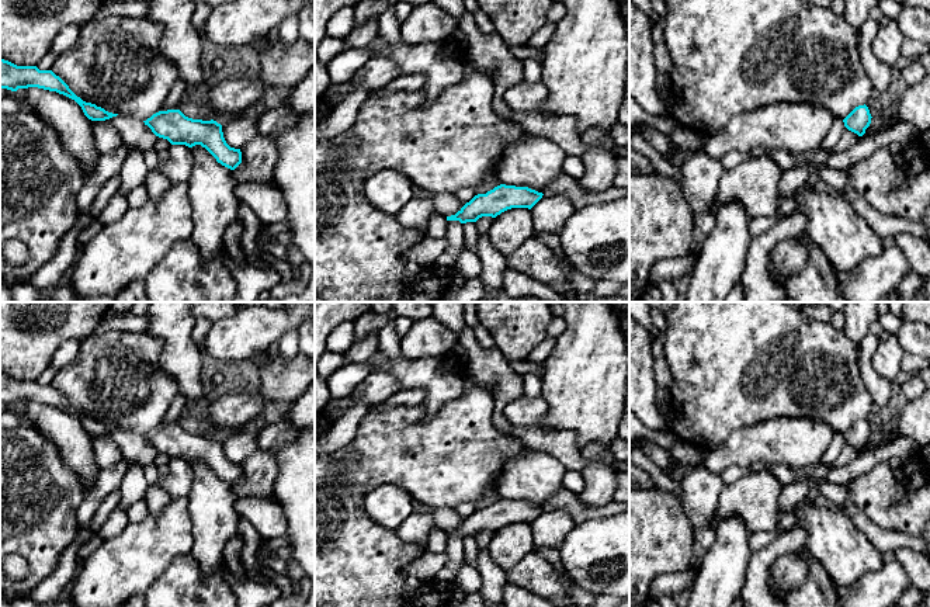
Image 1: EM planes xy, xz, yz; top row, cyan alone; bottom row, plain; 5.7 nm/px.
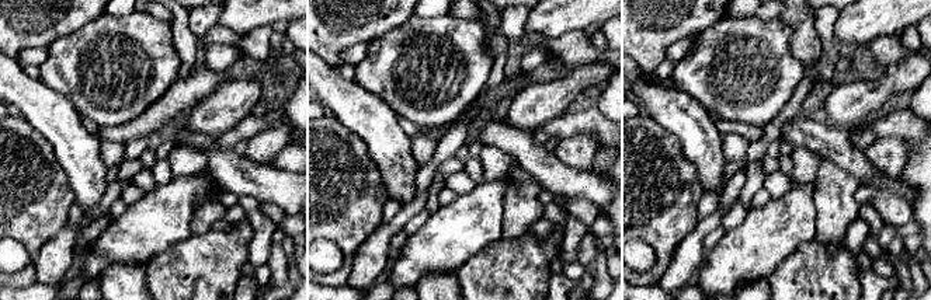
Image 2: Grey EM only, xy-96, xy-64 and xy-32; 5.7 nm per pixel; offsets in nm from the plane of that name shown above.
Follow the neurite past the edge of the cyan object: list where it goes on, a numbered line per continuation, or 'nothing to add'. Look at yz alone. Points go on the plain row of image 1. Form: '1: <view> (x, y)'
nothing to add

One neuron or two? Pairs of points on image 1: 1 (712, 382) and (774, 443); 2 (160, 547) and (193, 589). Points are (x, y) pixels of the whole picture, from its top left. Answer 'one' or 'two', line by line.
1: two
2: two

